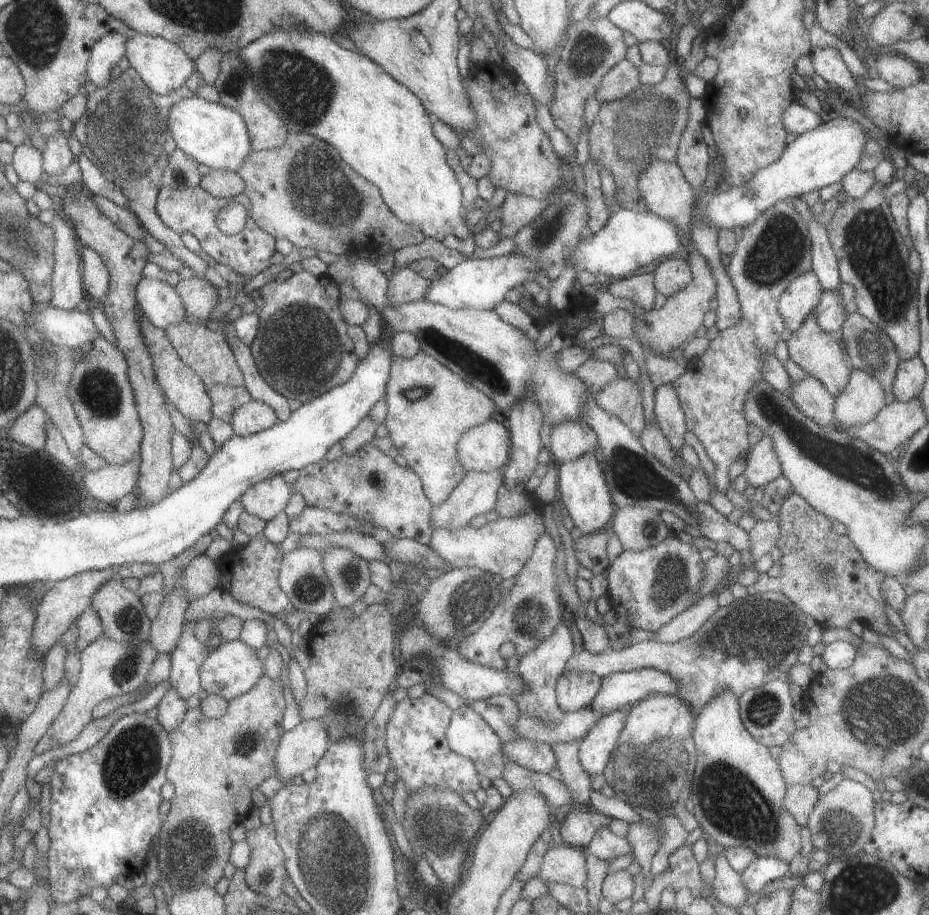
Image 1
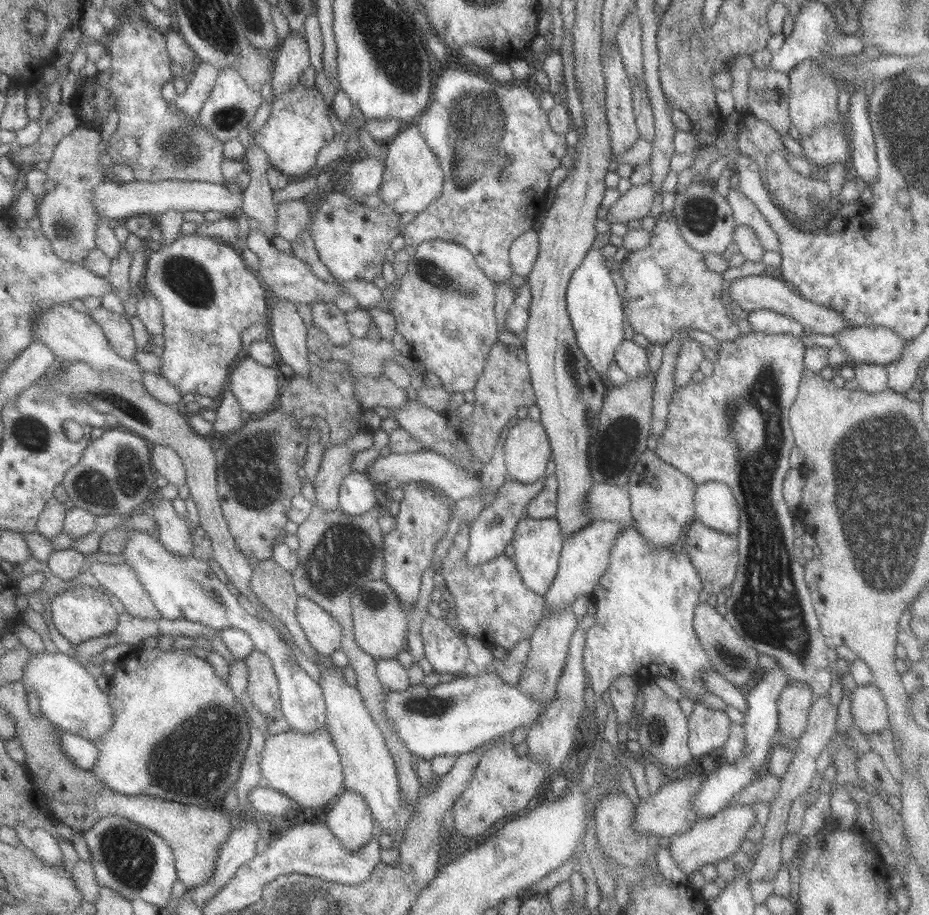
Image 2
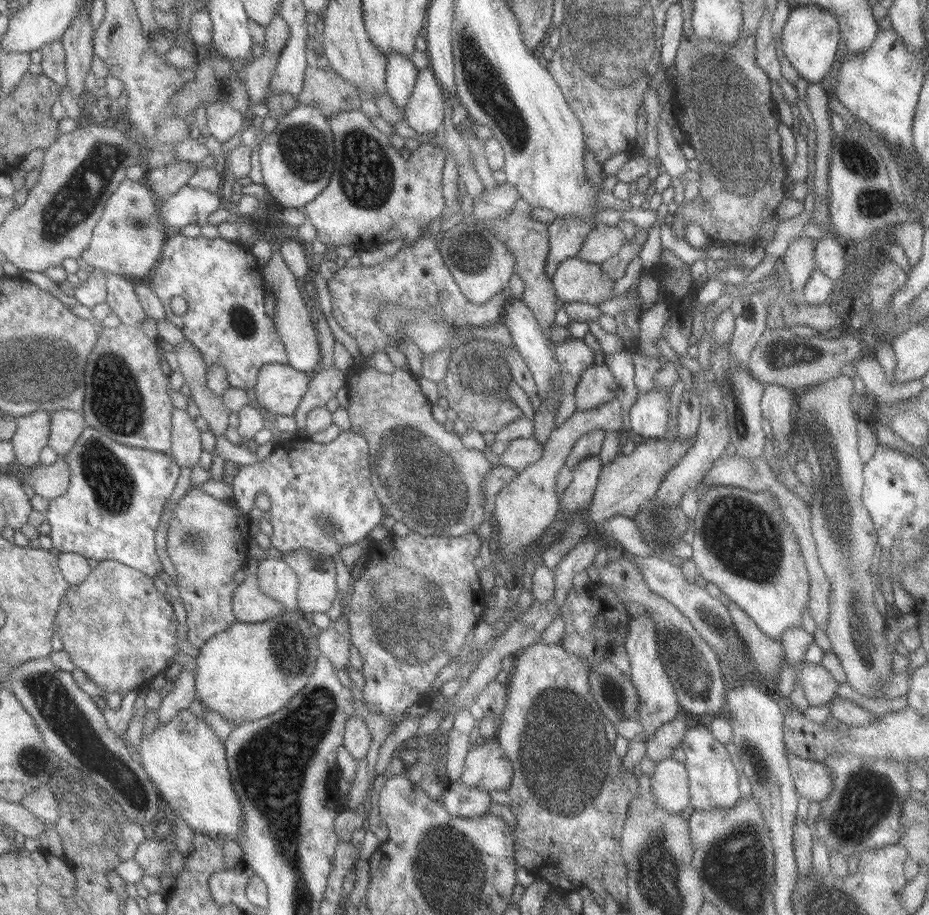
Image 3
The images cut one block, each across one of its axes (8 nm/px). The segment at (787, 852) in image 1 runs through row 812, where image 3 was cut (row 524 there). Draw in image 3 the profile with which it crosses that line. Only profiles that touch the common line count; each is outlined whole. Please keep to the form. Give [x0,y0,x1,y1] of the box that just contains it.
[690,486,808,643]

